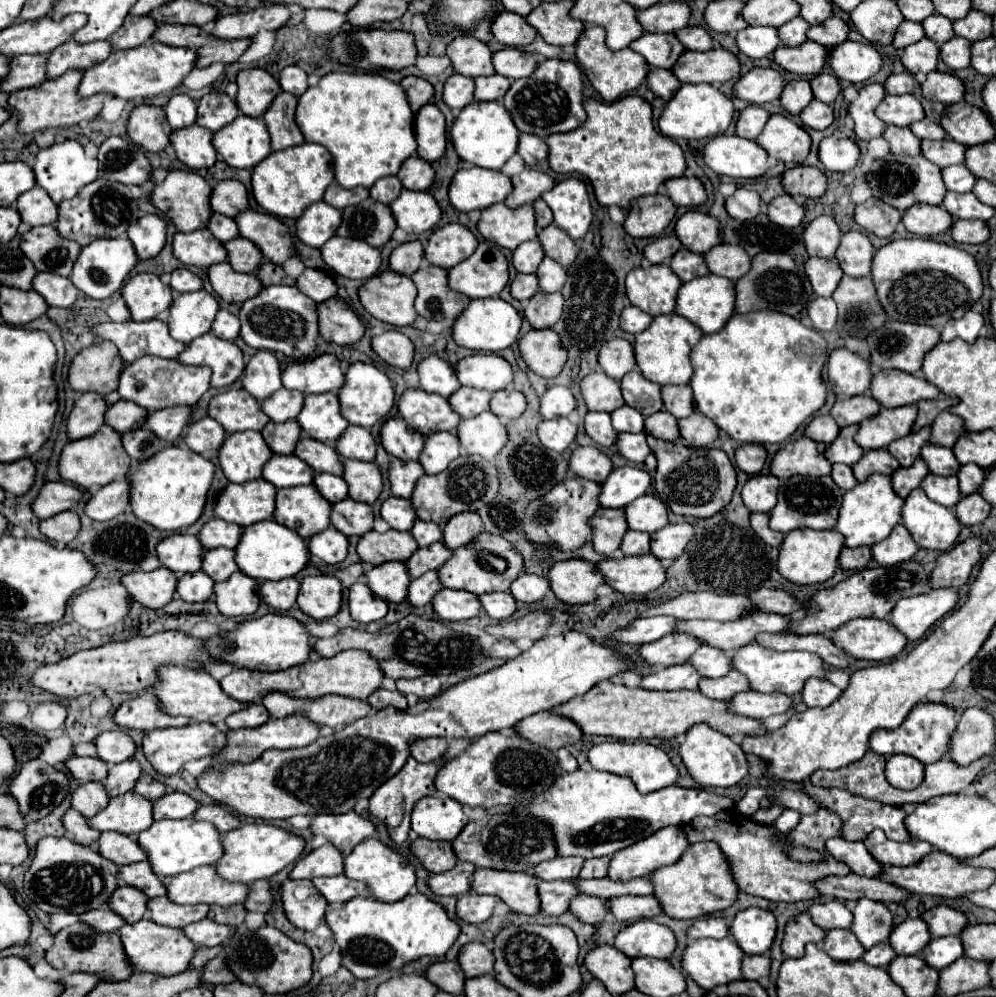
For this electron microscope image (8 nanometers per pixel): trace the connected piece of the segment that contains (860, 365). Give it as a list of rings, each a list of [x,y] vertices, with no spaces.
[[[844,347],[834,349],[828,357],[828,379],[832,381],[838,399],[864,395],[872,379],[870,361]]]

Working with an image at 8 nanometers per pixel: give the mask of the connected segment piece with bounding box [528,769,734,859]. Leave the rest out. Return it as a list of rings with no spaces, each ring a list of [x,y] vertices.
[[[578,769],[574,773],[564,773],[562,777],[558,777],[548,791],[540,793],[532,801],[528,813],[552,825],[558,855],[578,855],[590,859],[618,853],[620,849],[626,849],[628,845],[650,837],[662,827],[686,825],[694,817],[714,817],[716,813],[732,807],[734,801],[730,797],[722,797],[704,789],[670,785],[656,793],[642,795],[628,777],[594,769]]]

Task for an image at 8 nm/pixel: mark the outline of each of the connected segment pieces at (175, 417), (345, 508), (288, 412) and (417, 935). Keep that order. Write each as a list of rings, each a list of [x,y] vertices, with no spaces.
[[[168,407],[148,413],[142,427],[160,437],[162,441],[174,441],[182,435],[182,429],[188,425],[190,413],[194,407]]]
[[[350,497],[332,505],[330,523],[344,535],[364,535],[372,529],[372,509],[366,503],[352,501]]]
[[[282,387],[272,397],[268,397],[268,401],[262,401],[260,409],[274,423],[282,423],[282,421],[288,421],[288,419],[296,419],[296,415],[302,409],[302,403],[304,403],[304,395],[302,393]]]
[[[410,893],[396,903],[376,901],[368,895],[354,897],[342,909],[326,913],[326,923],[342,949],[342,965],[358,979],[370,979],[400,969],[424,955],[442,957],[460,935],[458,921],[450,919],[446,909],[424,893]]]

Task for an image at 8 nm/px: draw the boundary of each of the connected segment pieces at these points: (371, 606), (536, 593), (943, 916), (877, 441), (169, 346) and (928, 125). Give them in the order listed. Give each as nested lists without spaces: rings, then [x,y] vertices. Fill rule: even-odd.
[[[354,583],[350,587],[348,609],[350,609],[352,619],[358,623],[364,623],[364,625],[372,623],[372,621],[380,621],[388,611],[386,601],[376,597],[364,583]]]
[[[520,573],[518,579],[512,581],[512,585],[510,585],[510,593],[520,603],[532,603],[532,601],[538,601],[544,595],[548,595],[550,593],[550,585],[548,585],[546,577]]]
[[[938,905],[934,909],[928,909],[922,915],[924,923],[928,925],[928,931],[932,937],[946,937],[946,935],[958,935],[964,927],[966,927],[966,917],[956,911],[950,909],[946,905]]]
[[[904,405],[896,409],[880,409],[874,417],[860,423],[856,431],[856,443],[866,449],[886,449],[894,439],[910,433],[916,421],[916,405]]]
[[[158,319],[144,321],[144,323],[106,321],[94,325],[92,333],[98,343],[112,341],[118,347],[118,353],[126,365],[146,355],[176,359],[178,353],[184,351],[186,347],[184,343],[174,341],[168,333],[168,325]]]
[[[922,119],[910,125],[910,131],[918,137],[918,139],[945,139],[946,133],[938,123],[930,121],[930,119]]]

